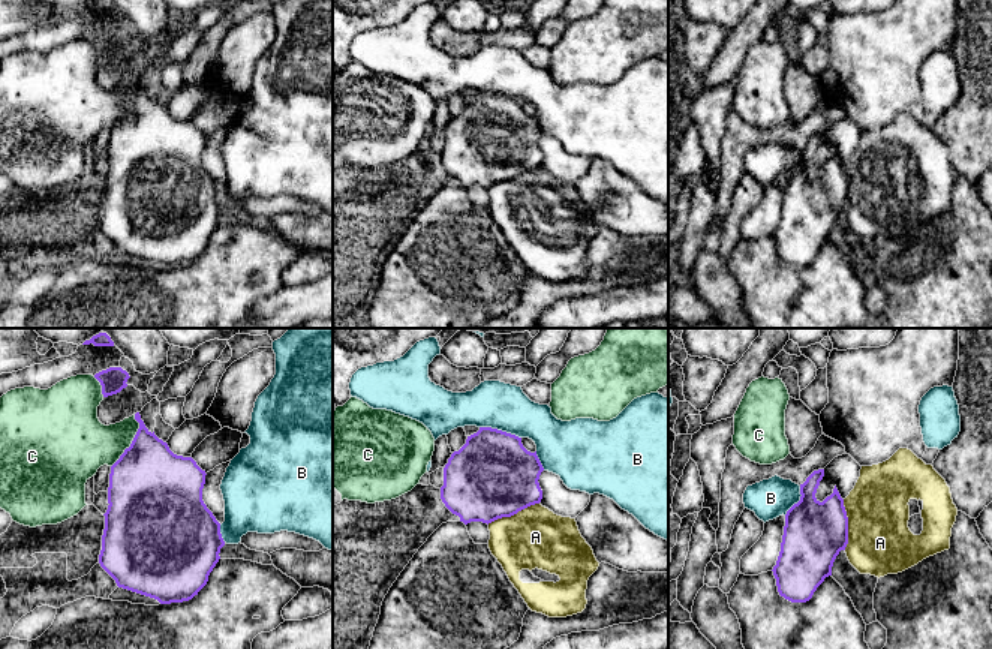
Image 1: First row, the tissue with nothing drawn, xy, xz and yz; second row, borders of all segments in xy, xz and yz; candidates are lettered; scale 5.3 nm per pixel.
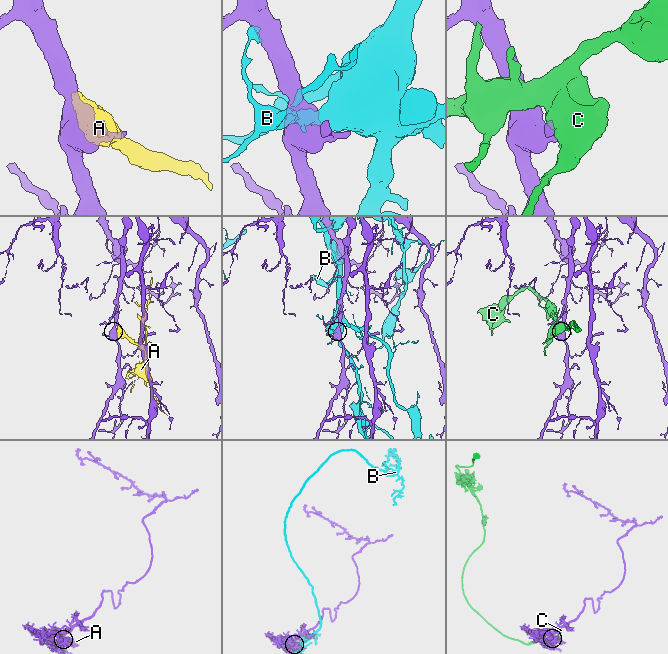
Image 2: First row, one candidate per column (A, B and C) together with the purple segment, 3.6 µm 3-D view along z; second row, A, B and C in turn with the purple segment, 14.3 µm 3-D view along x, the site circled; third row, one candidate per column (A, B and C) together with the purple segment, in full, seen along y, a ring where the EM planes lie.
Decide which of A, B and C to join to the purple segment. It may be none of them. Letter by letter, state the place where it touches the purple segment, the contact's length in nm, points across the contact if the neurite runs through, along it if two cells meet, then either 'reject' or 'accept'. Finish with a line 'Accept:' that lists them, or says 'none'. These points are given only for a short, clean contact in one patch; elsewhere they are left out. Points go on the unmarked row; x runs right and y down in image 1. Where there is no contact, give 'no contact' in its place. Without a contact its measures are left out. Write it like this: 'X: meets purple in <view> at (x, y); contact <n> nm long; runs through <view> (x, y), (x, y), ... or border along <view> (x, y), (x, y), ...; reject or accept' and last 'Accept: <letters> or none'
A: meets purple in xz at (513, 179); contact 300 nm long; accept
B: meets purple in xz at (501, 95); contact 240 nm long; reject
C: meets purple in xy at (132, 105); contact 320 nm long; reject
Accept: A

